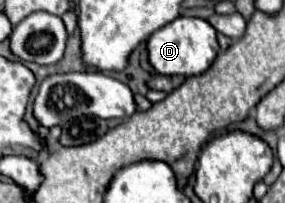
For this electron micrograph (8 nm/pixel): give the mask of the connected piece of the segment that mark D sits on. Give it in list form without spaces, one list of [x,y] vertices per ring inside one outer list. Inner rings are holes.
[[[177,16],[173,22],[165,24],[161,30],[155,30],[147,40],[149,64],[163,76],[169,76],[169,74],[195,76],[195,74],[201,74],[211,66],[217,52],[219,52],[217,32],[203,18]]]

